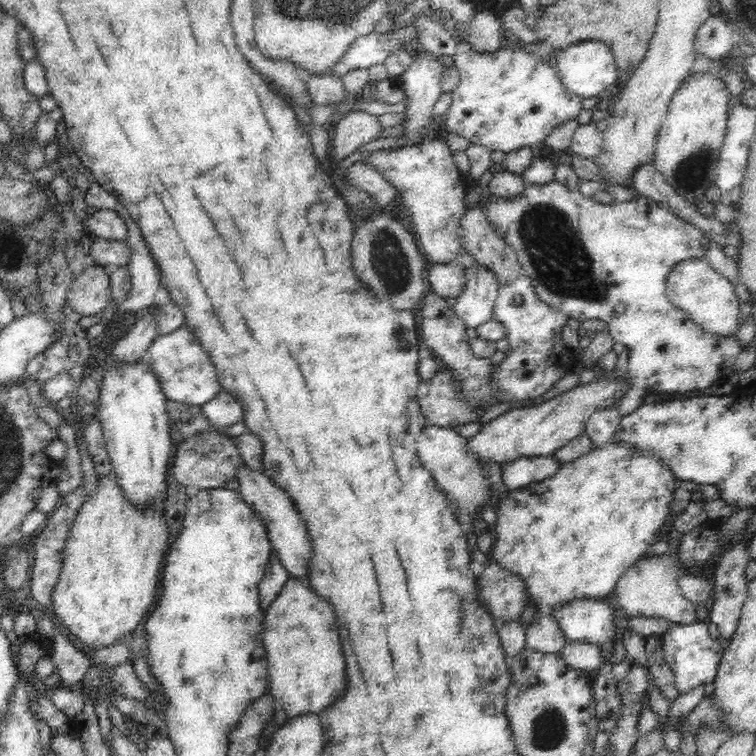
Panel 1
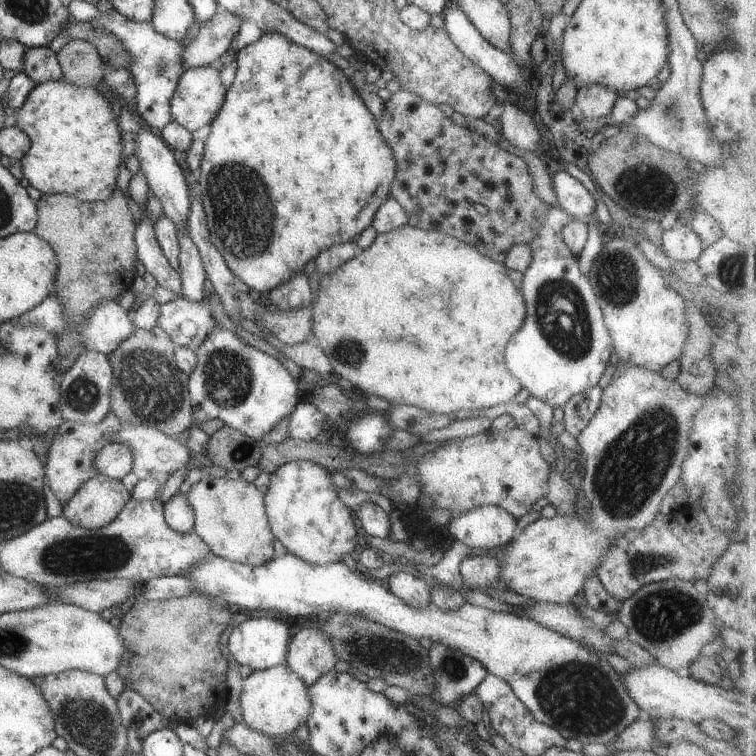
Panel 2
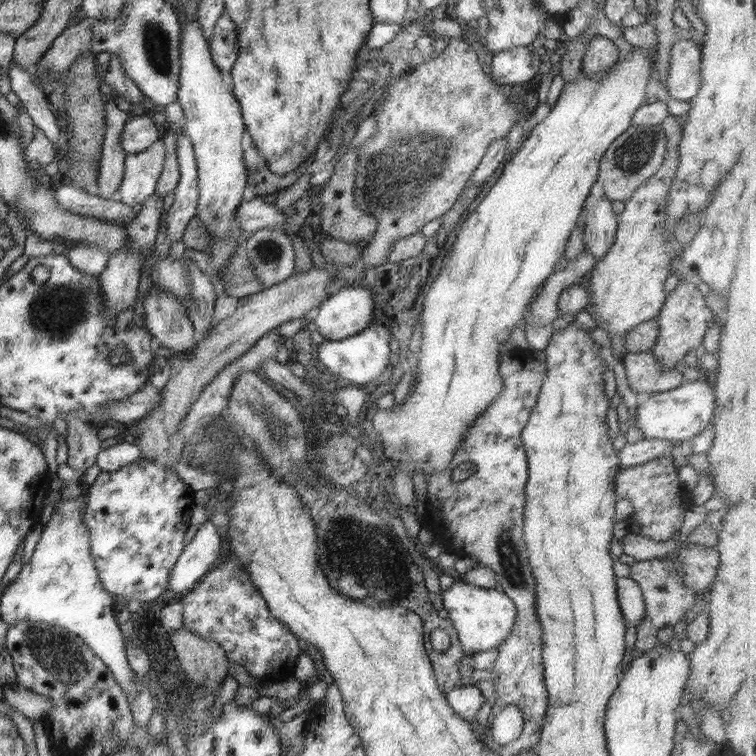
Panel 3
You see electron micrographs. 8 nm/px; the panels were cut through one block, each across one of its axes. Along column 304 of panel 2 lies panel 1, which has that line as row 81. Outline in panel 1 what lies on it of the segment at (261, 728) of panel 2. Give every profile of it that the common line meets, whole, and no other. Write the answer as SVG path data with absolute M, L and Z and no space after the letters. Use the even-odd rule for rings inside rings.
M692 72L684 78L684 82L674 92L666 116L663 118L660 133L656 138L657 146L653 164L665 181L673 186L674 191L691 204L695 204L697 199L704 198L709 186L715 182L727 131L729 96L730 93L724 81L716 75L710 72Z

